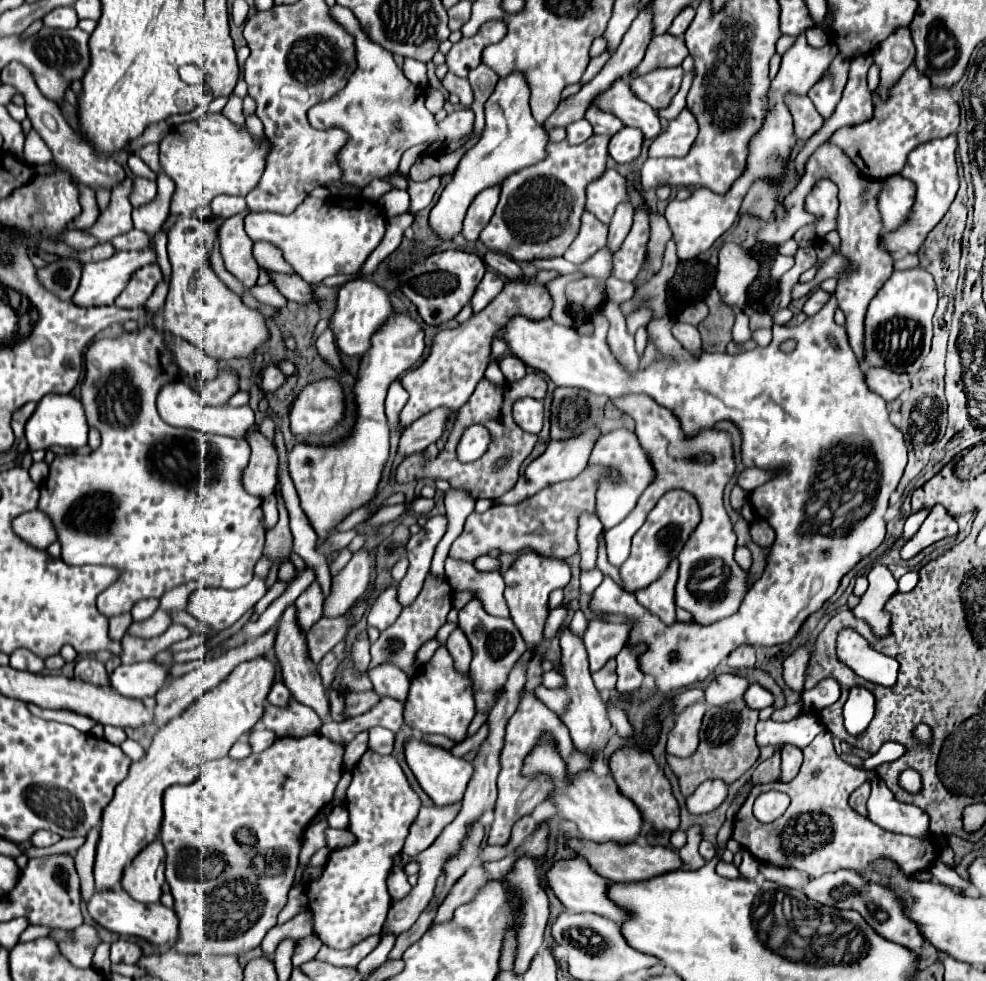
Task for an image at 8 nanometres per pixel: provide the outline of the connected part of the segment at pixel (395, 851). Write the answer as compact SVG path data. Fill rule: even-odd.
M366 752L354 768L354 778L346 798L346 810L350 819L348 829L355 834L356 842L346 848L332 850L322 874L316 880L310 880L306 886L308 908L314 916L314 934L322 940L322 944L330 948L350 948L372 934L380 934L382 924L386 920L386 912L392 902L386 890L386 878L394 866L394 858L402 852L412 822L418 816L420 798L410 788L394 756L378 756L374 752Z

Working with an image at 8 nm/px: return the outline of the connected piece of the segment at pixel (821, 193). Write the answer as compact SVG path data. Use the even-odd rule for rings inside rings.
M820 180L812 186L808 196L804 198L804 210L816 216L814 230L816 240L824 242L824 236L836 230L836 216L838 216L838 188L830 180Z

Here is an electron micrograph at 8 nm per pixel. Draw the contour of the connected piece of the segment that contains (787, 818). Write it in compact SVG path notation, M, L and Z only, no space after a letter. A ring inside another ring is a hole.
M822 730L802 752L804 764L792 782L784 786L754 786L750 798L738 810L732 838L742 848L750 850L760 862L770 862L776 866L794 866L812 878L840 868L862 872L868 870L868 866L882 856L894 860L904 872L908 872L908 876L918 870L930 868L930 864L938 856L938 850L932 840L914 840L912 836L886 832L850 808L850 794L864 782L872 780L871 770L862 770L846 764L836 754L832 746L832 736L826 734L826 730ZM768 790L778 790L790 796L790 806L772 824L764 824L752 814L752 804L756 796Z

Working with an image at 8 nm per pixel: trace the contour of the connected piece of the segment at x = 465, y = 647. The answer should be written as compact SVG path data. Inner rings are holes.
M456 628L450 638L446 640L446 648L450 652L450 656L454 658L454 668L458 672L468 672L468 666L470 666L470 644L466 640L466 634Z

